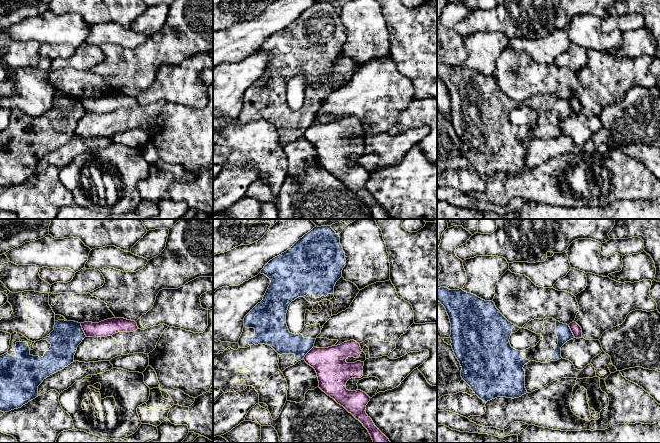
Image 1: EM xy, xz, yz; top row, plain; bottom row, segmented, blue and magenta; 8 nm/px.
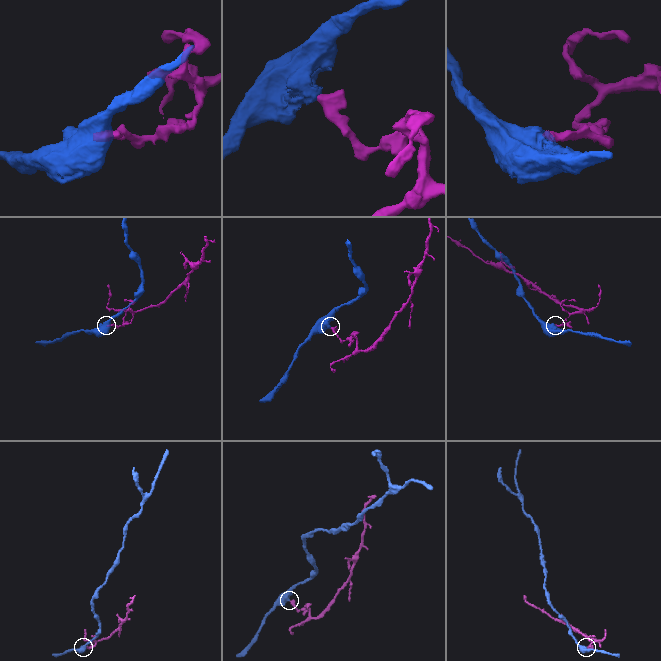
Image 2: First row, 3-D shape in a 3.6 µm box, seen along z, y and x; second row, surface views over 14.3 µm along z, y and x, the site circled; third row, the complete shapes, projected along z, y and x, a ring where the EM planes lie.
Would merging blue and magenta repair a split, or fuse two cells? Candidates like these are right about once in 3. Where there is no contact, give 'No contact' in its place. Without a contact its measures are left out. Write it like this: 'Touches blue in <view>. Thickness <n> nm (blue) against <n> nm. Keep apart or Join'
Touches blue in xy. Thickness 240 nm (blue) against 130 nm. Keep apart

